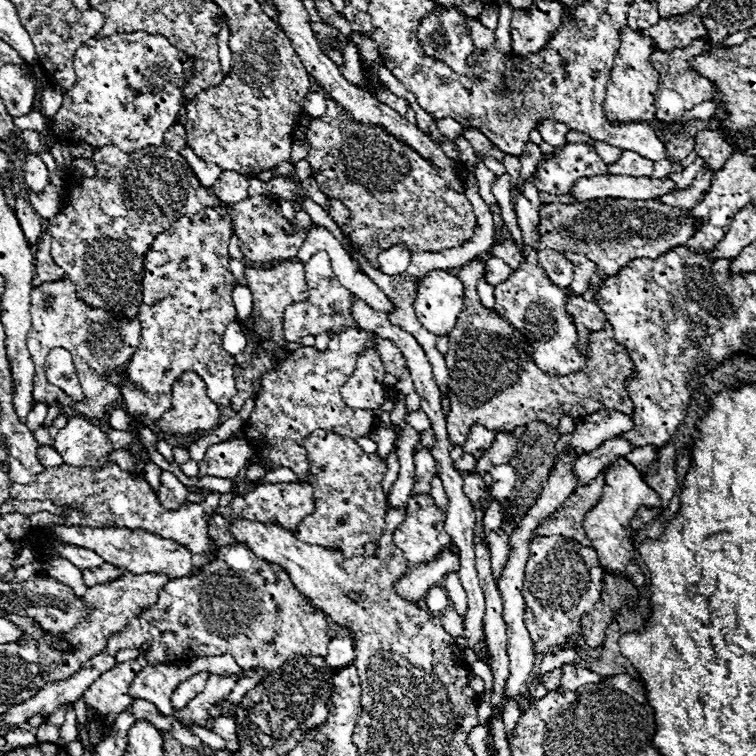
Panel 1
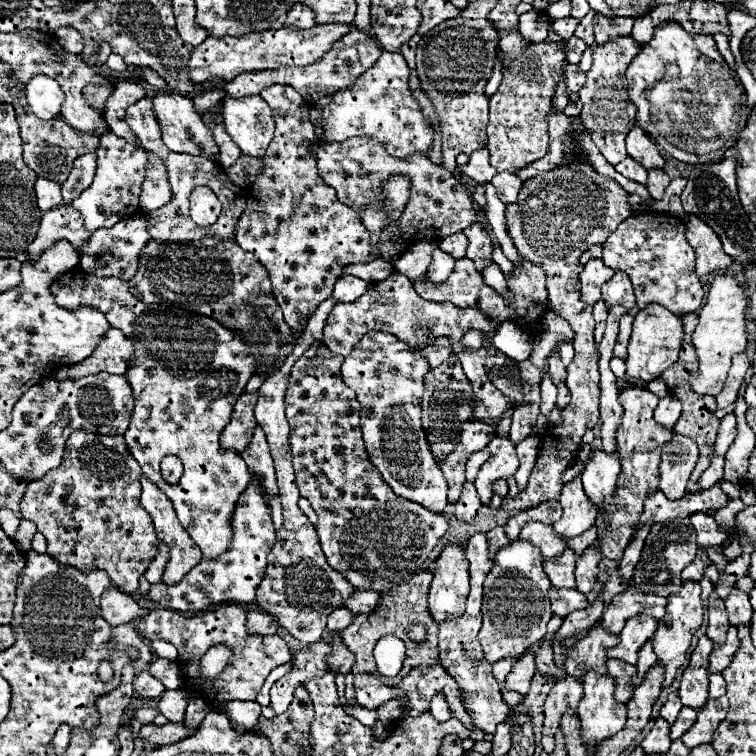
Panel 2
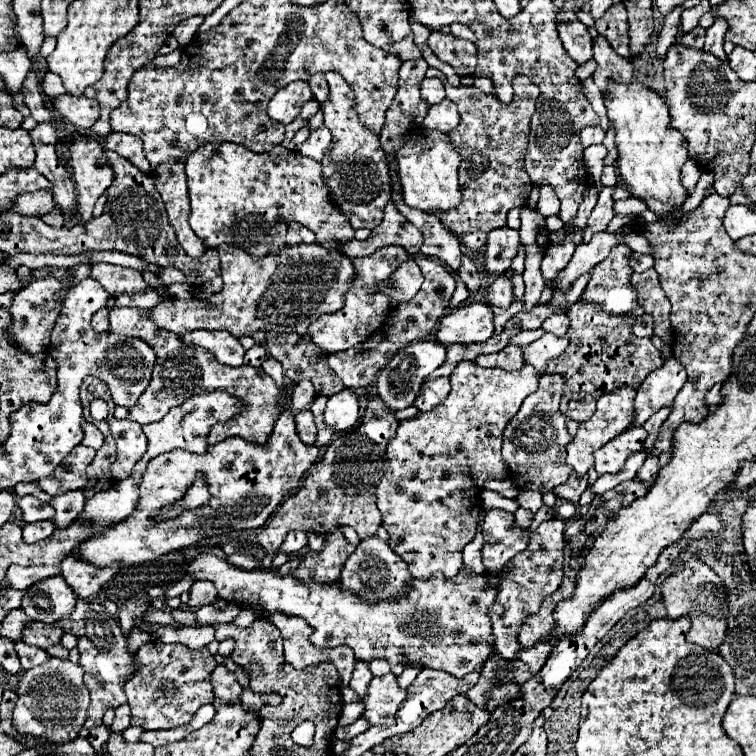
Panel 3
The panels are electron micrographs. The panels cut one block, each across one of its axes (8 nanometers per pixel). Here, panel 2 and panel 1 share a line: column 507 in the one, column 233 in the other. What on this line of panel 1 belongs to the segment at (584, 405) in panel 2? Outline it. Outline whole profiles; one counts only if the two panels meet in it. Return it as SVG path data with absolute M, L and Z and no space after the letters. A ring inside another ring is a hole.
M264 195L250 196L242 202L236 202L232 208L230 208L230 214L232 214L232 224L234 224L234 232L238 234L240 238L240 248L242 248L242 254L256 262L256 264L266 264L266 262L274 262L274 260L288 260L288 258L294 258L300 250L300 246L304 244L304 240L308 238L308 232L312 228L316 228L318 224L312 220L310 228L304 232L304 236L296 236L296 234L288 234L288 228L290 228L290 220L282 216L280 212L280 206L276 200L272 200L270 204L270 198ZM252 464L247 468L246 478L255 483L254 488L244 498L234 498L230 502L230 508L246 520L258 520L258 522L276 522L282 528L294 530L304 516L308 516L314 510L314 496L310 484L296 483L261 483L266 474L265 470L252 470Z

